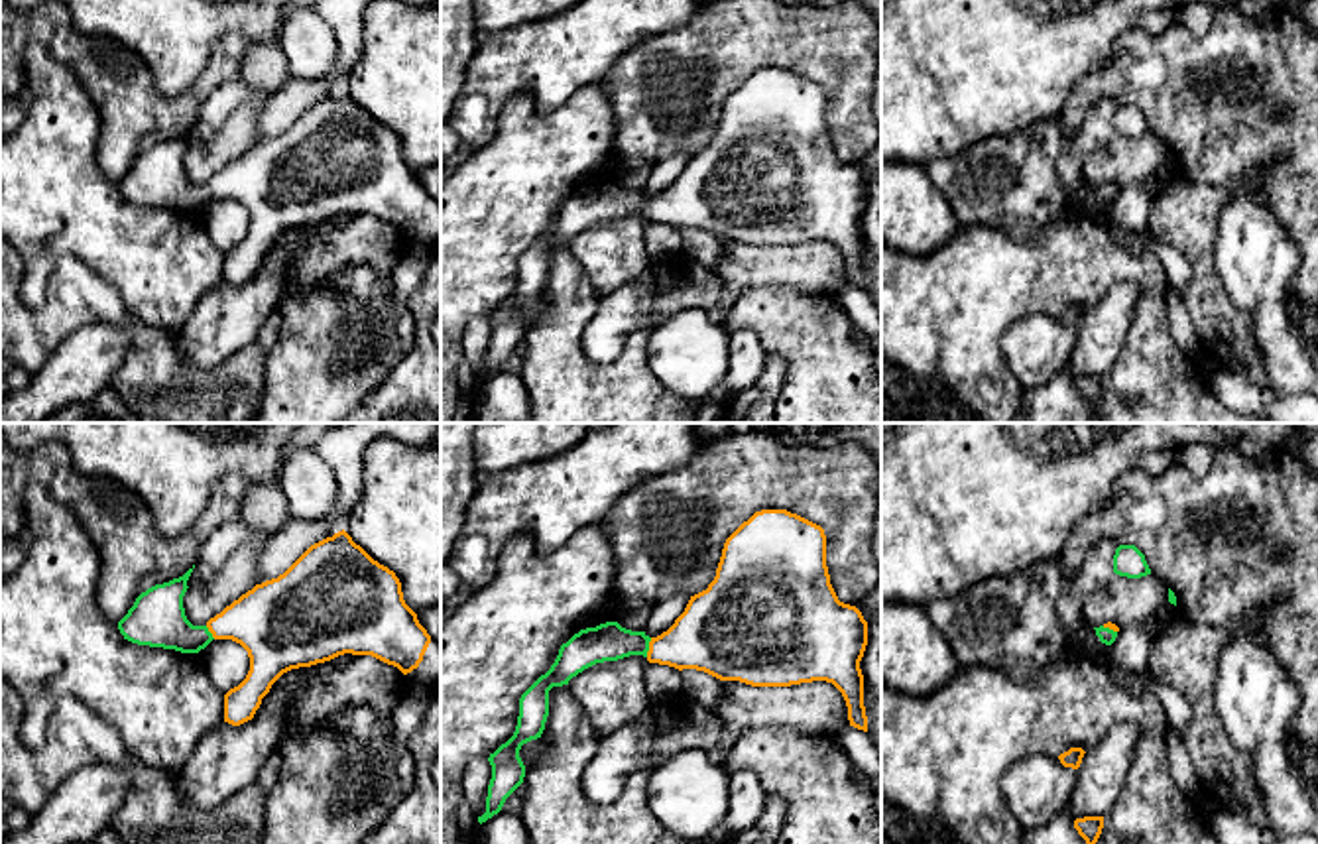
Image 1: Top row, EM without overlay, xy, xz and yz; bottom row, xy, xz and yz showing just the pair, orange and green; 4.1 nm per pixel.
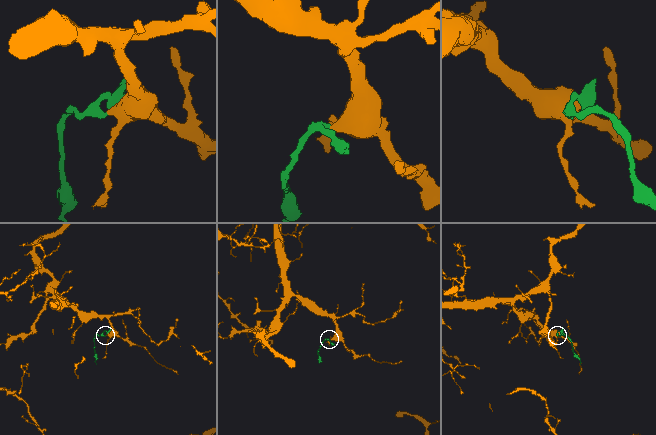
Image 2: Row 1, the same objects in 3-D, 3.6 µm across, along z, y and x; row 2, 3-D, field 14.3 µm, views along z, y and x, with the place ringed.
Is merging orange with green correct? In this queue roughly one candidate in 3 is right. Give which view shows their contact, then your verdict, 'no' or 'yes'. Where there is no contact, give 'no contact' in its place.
meets orange in xz; yes

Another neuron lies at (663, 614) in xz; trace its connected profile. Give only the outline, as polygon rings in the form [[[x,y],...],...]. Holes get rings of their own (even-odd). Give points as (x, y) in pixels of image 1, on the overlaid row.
[[[675,594],[653,604],[645,626],[645,635],[657,637],[667,632],[675,624],[675,620],[685,612],[689,600],[689,594]]]

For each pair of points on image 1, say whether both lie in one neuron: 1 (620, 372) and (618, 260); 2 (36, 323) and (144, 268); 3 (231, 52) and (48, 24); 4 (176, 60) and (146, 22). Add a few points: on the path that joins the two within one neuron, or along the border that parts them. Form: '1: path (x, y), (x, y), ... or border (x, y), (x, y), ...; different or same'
1: border (575, 256), (600, 298); different
2: border (75, 256), (97, 272), (140, 321); different
3: path (191, 99), (183, 107), (140, 107), (95, 63); same
4: path (174, 50), (156, 32); same

